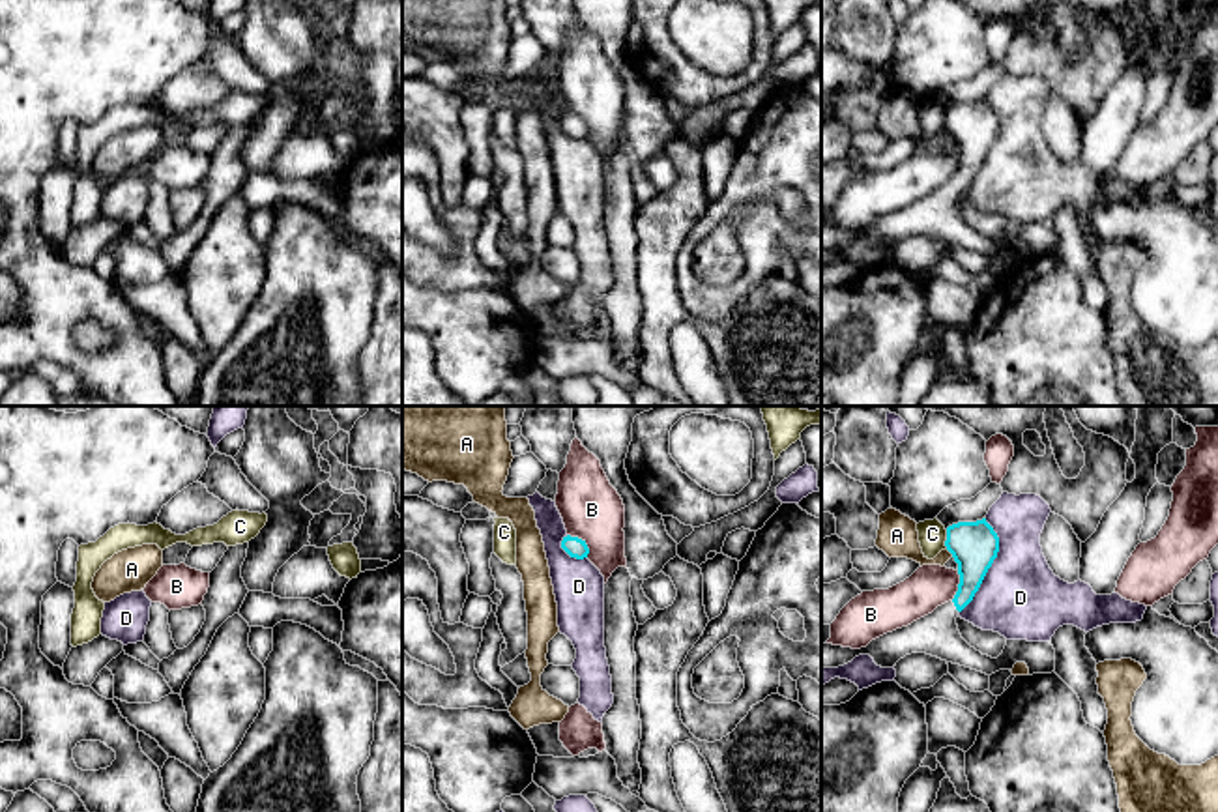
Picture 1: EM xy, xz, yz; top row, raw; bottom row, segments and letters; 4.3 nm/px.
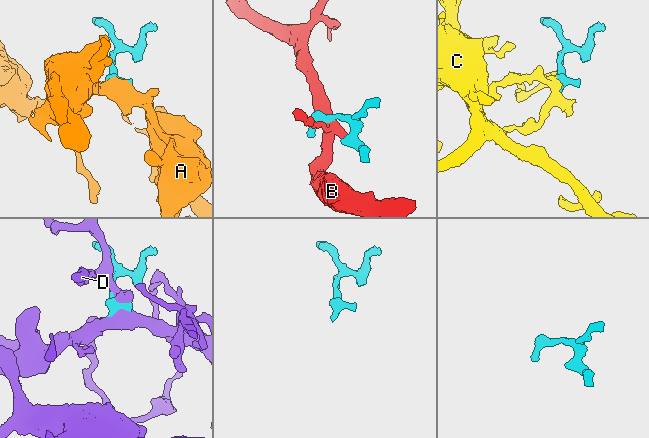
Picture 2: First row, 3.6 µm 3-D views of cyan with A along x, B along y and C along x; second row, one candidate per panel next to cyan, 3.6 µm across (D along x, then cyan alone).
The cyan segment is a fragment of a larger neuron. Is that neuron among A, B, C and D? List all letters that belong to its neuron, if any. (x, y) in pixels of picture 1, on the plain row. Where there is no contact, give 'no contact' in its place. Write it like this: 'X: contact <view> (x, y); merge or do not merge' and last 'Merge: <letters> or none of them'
A: contact yz (949, 131); do not merge
B: contact xz (582, 122); do not merge
C: contact yz (947, 120); do not merge
D: contact yz (990, 146); do not merge
Merge: none of them

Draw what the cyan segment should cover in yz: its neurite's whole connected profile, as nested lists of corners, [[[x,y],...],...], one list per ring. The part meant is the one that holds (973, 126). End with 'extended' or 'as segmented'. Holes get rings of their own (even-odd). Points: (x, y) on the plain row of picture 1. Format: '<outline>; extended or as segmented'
[[[986,99],[949,107],[945,127],[958,144],[960,155],[952,181],[861,230],[821,225],[821,249],[844,247],[859,236],[870,236],[877,247],[892,249],[906,236],[926,234],[986,256],[999,251],[1012,253],[1016,243],[1025,243],[1029,256],[1055,253],[1051,223],[1007,221],[1003,234],[992,239],[971,228],[958,211],[958,195],[973,181],[999,133],[999,118]]]; extended

